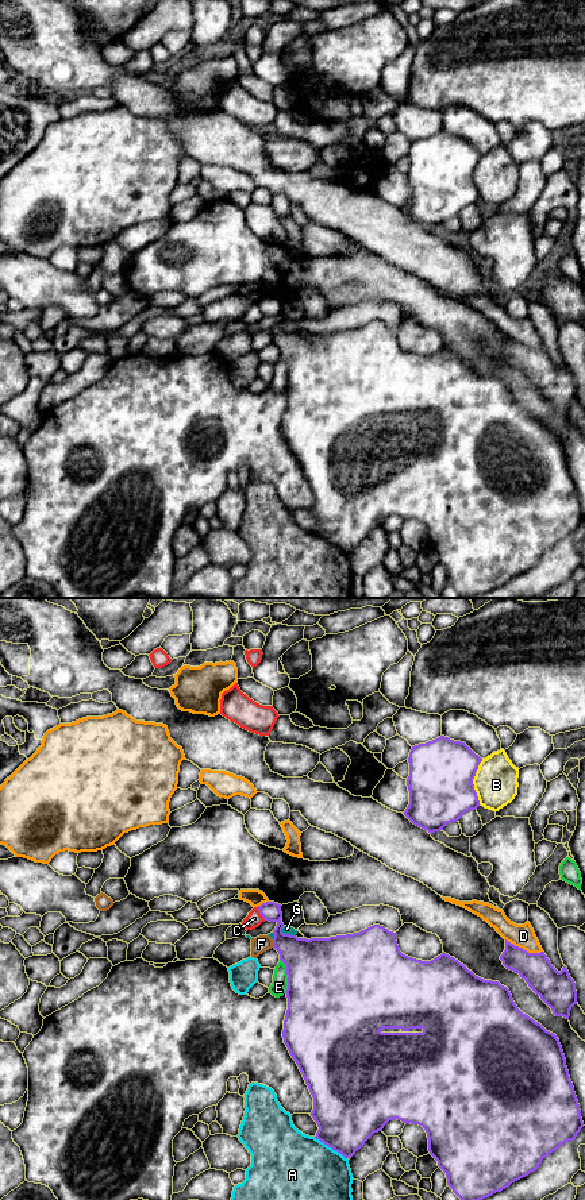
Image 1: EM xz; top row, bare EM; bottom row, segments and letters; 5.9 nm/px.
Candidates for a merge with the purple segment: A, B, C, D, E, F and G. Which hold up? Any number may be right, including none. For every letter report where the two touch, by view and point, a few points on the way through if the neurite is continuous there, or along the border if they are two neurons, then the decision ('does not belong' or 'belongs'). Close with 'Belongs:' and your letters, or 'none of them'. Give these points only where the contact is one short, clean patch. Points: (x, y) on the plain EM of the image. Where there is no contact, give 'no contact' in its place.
A: meets purple in xz at (330, 541); does not belong
B: meets purple in xz at (472, 177); does not belong
C: meets purple in xz at (260, 308); does not belong
D: meets purple in xz at (523, 344); does not belong
E: meets purple in xz at (288, 371); does not belong
F: meets purple in xz at (273, 339); does not belong
G: meets purple in xz at (287, 330); border along xz (283, 321), (284, 328), (295, 331); does not belong
Belongs: none of them

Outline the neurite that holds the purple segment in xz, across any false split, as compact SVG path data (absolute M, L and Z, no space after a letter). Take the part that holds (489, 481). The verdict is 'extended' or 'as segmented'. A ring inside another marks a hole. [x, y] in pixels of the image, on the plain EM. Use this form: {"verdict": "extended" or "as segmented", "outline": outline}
{"verdict": "as segmented", "outline": "M266 297L258 301L265 316L276 317L273 342L286 362L288 405L284 416L282 433L292 454L296 456L305 479L313 493L311 512L317 518L316 535L350 553L365 537L393 514L422 521L428 533L428 547L446 568L447 580L462 598L474 598L501 587L512 578L535 567L543 553L561 540L574 536L584 522L580 499L566 462L566 454L555 429L523 409L515 400L509 385L499 377L484 375L444 347L431 356L422 356L403 350L396 336L396 328L384 321L373 320L359 328L330 333L297 333L284 329L281 300Z"}

